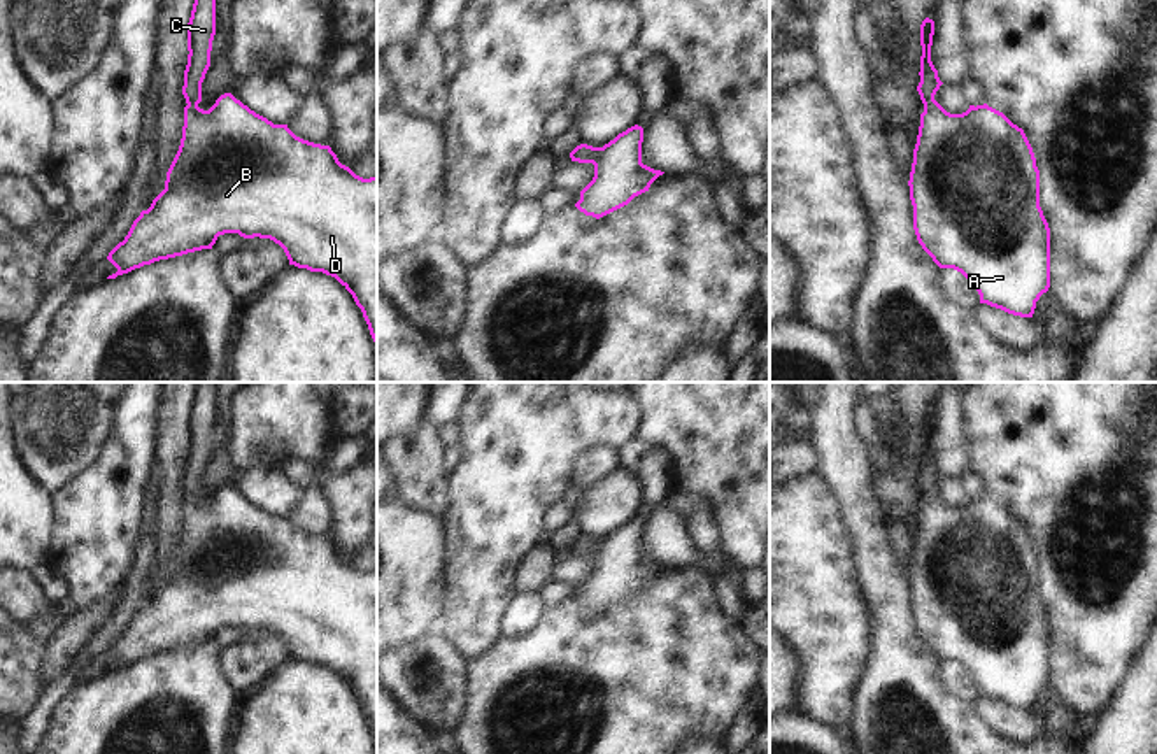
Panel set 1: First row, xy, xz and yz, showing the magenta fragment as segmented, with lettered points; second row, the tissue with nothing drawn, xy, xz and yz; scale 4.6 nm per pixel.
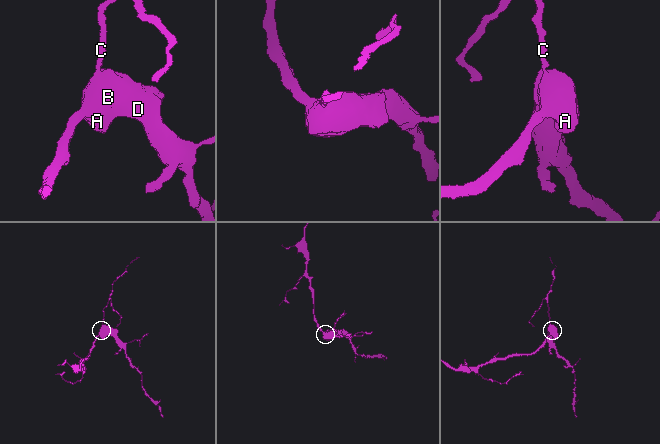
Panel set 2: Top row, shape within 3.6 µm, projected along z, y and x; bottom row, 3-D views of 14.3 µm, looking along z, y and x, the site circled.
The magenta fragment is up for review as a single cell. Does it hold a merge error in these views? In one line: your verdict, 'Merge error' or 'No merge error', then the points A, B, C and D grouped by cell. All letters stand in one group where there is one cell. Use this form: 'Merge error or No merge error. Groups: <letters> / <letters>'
No merge error. Groups: A B C D.

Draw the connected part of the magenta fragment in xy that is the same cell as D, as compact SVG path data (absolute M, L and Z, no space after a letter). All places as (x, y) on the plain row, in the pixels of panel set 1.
M195 382L195 396L193 396L191 410L188 416L189 447L188 447L188 458L184 463L184 479L182 479L182 487L188 498L184 500L184 519L182 519L181 538L167 565L165 582L153 593L151 600L147 603L142 603L140 608L133 614L124 633L119 635L109 645L107 652L117 661L117 665L109 668L107 672L116 672L117 668L128 666L135 661L151 658L160 652L168 652L168 651L182 649L182 647L202 644L202 642L212 642L217 630L224 626L238 626L244 631L254 631L254 630L270 631L284 642L289 652L289 658L295 658L298 661L307 661L310 665L323 665L326 668L331 668L352 687L356 698L363 705L363 710L368 717L370 728L377 740L377 568L370 572L363 572L356 568L349 559L338 554L337 547L331 544L330 538L314 537L296 530L287 521L287 517L273 517L266 510L251 503L247 498L237 493L231 486L221 487L209 503L200 501L198 496L202 494L202 475L210 459L210 444L212 444L214 428L216 428L216 382Z

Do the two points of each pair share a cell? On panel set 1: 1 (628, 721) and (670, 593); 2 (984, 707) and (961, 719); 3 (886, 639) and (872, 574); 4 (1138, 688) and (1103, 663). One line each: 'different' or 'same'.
1: same
2: different
3: same
4: different

